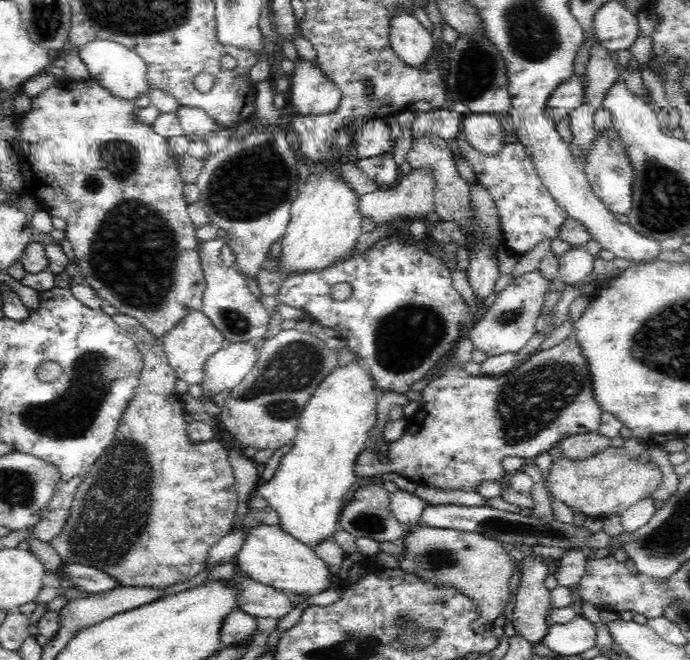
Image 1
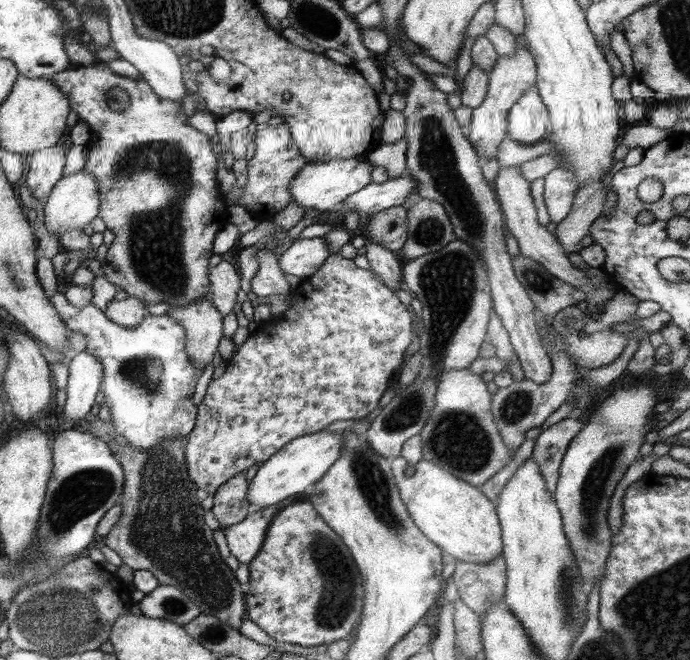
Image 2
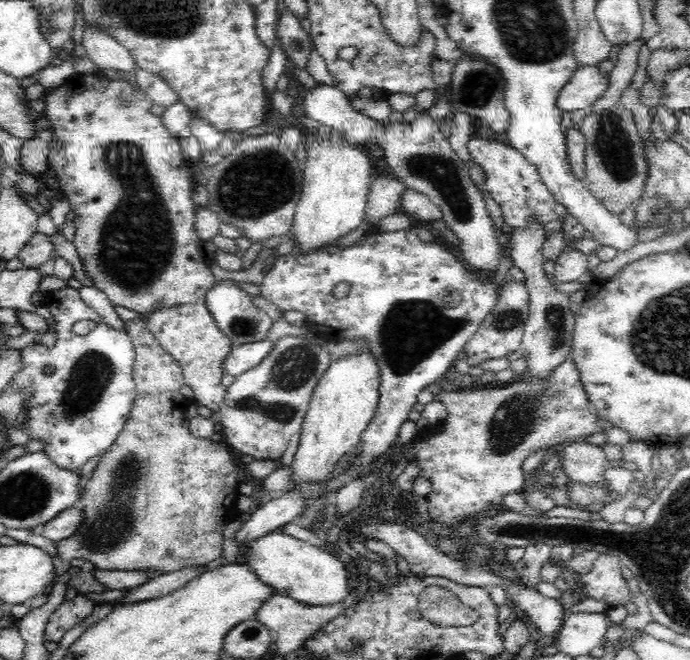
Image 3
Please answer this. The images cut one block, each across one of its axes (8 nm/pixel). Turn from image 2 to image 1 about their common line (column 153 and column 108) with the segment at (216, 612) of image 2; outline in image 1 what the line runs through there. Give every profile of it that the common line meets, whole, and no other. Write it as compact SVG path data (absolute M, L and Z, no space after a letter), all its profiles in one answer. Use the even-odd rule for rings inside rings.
M125 314L111 316L133 338L143 357L143 369L136 392L122 412L114 441L98 457L83 477L68 509L70 514L62 532L49 543L63 560L95 566L117 578L121 586L168 588L187 582L205 570L212 546L231 529L238 504L235 478L228 462L228 450L212 439L202 444L190 443L181 394L176 391L176 371L169 365L161 342L135 318Z

